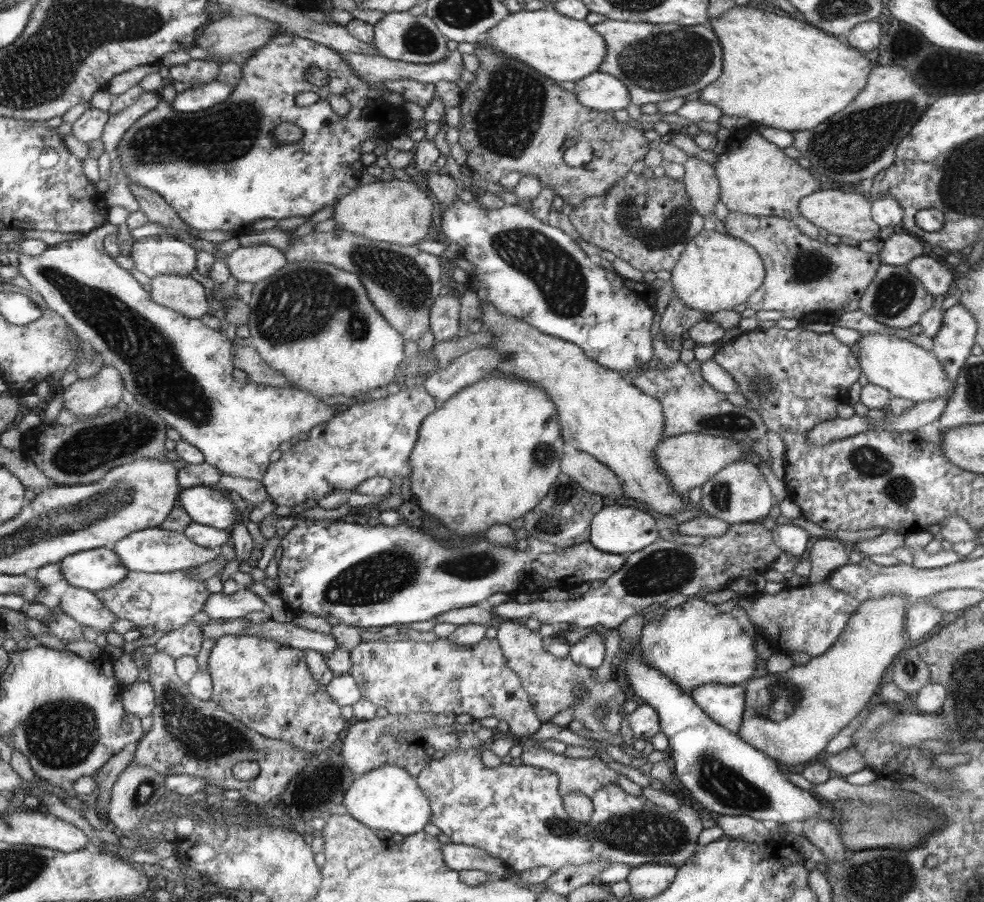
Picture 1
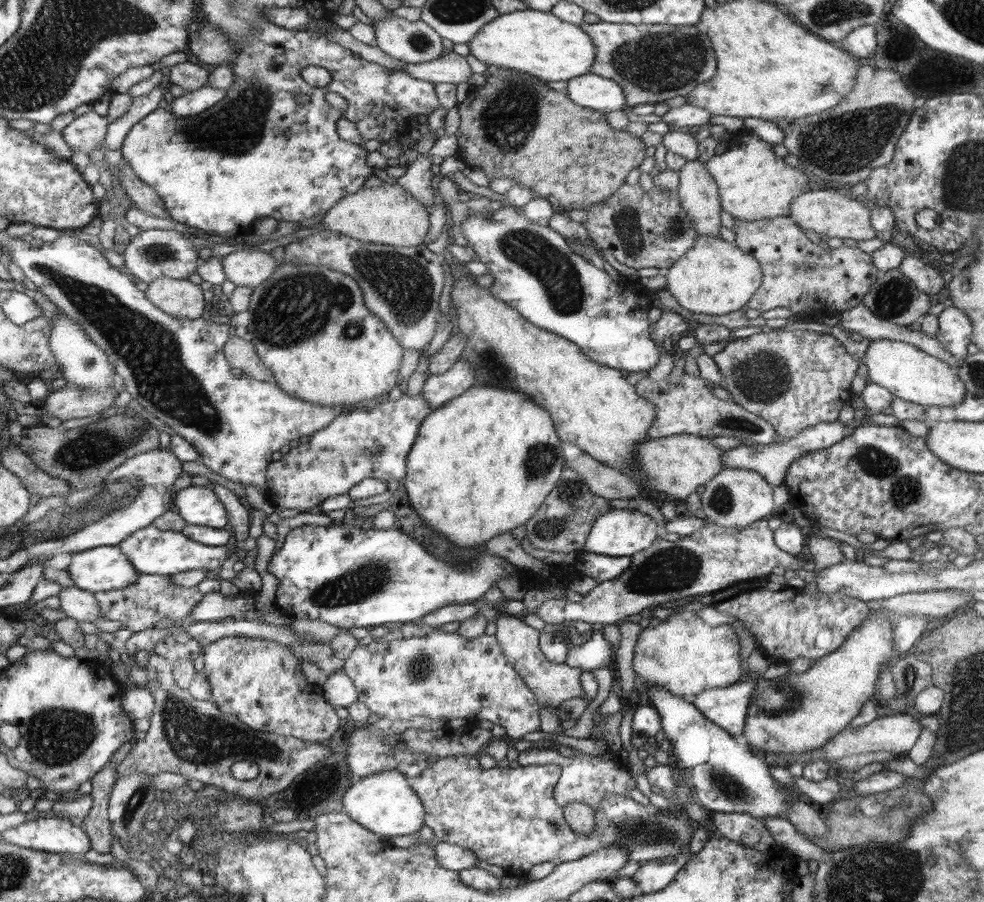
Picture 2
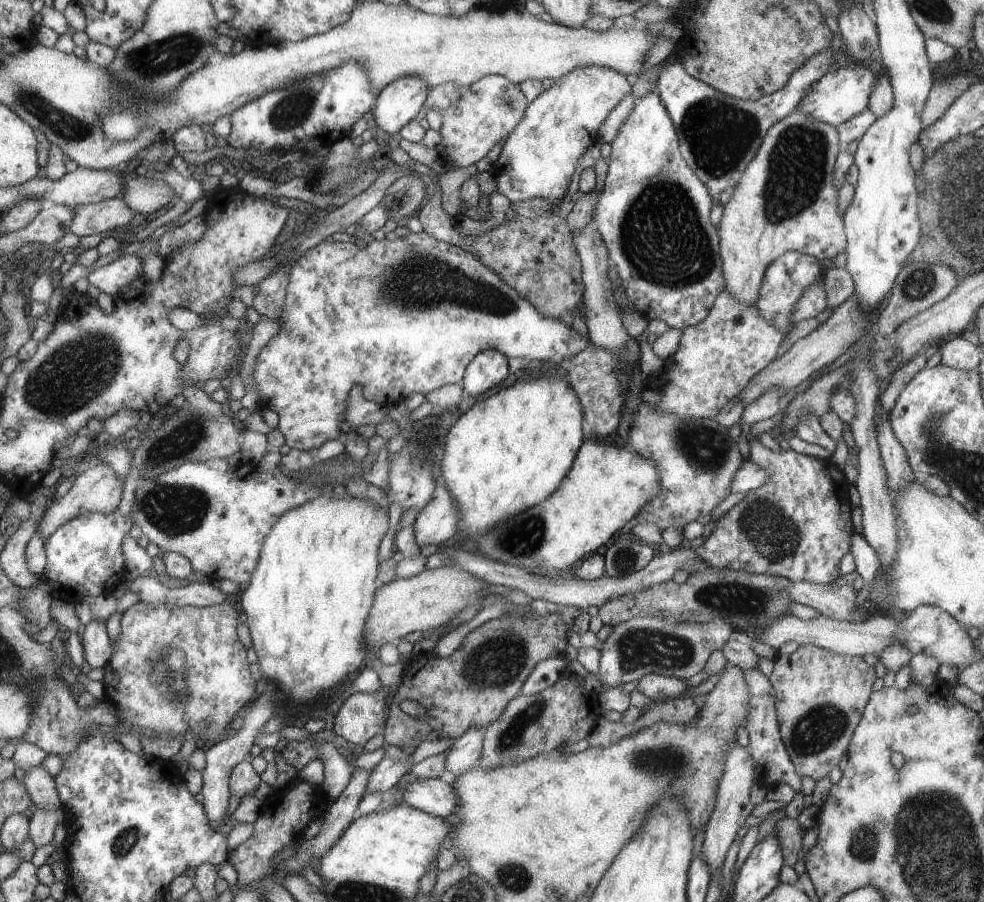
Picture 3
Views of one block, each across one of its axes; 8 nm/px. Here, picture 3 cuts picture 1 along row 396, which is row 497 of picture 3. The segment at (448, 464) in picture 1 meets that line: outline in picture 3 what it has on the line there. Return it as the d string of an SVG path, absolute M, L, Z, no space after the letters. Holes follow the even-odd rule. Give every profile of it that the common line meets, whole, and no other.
M558 372L556 378L520 378L514 385L496 392L496 394L490 396L482 402L476 402L471 410L464 412L459 416L456 423L450 428L448 434L444 439L444 454L440 460L440 479L445 487L450 491L453 501L458 509L458 526L457 530L462 535L466 535L469 538L476 538L483 533L488 533L491 529L500 525L506 519L510 517L520 515L521 512L528 511L530 507L536 507L537 504L544 502L550 495L554 494L554 491L561 486L565 480L565 476L569 474L568 470L571 470L573 463L577 458L576 452L578 452L582 446L582 440L584 440L585 432L582 432L582 411L580 401L574 394L574 389L568 383L566 376L563 372Z

